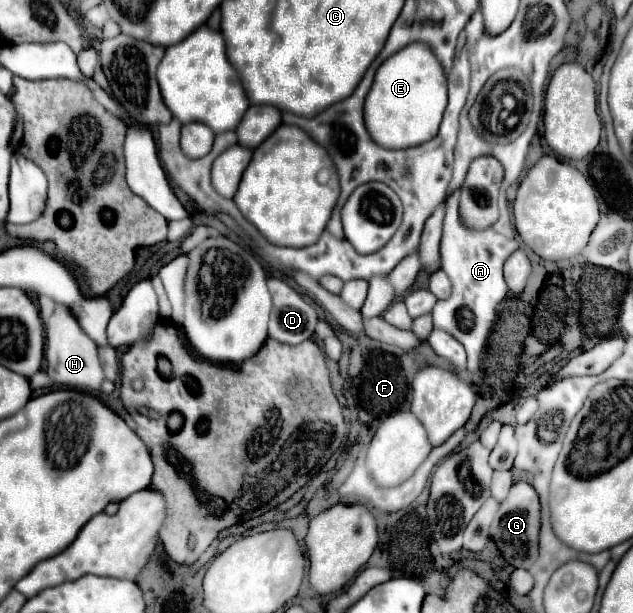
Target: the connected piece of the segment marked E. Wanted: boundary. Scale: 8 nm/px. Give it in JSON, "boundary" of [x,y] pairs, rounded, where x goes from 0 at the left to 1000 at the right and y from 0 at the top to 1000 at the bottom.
{"boundary":[[[648,72],[619,88],[594,117],[575,166],[575,202],[585,225],[613,245],[651,241],[692,219],[698,183],[708,170],[705,127],[695,101],[673,72]]]}

